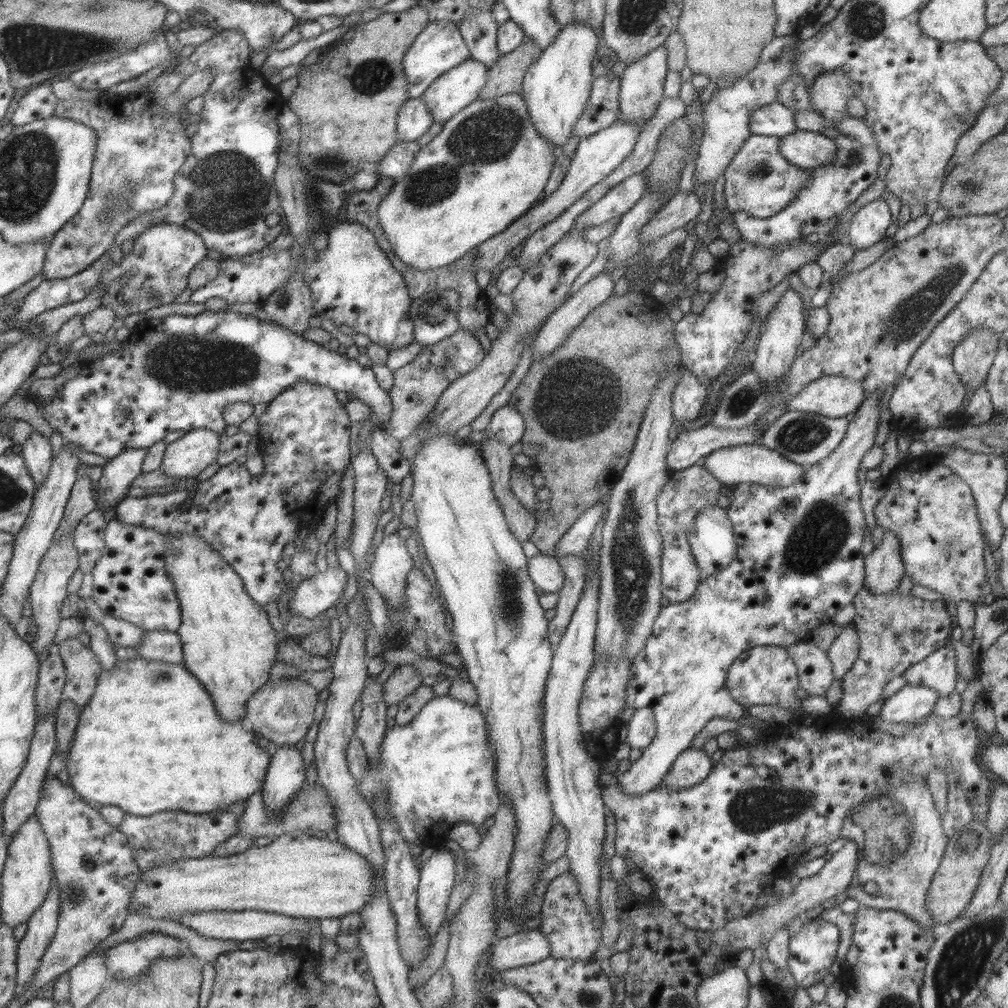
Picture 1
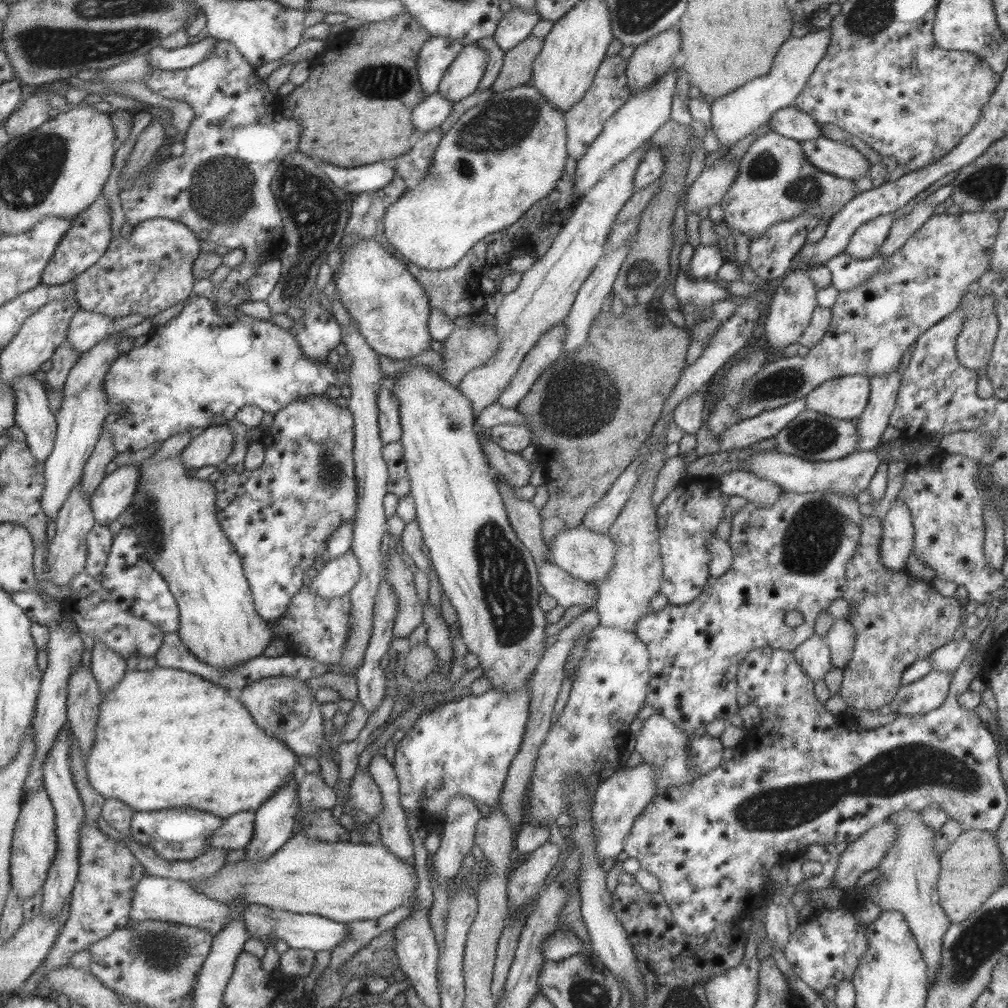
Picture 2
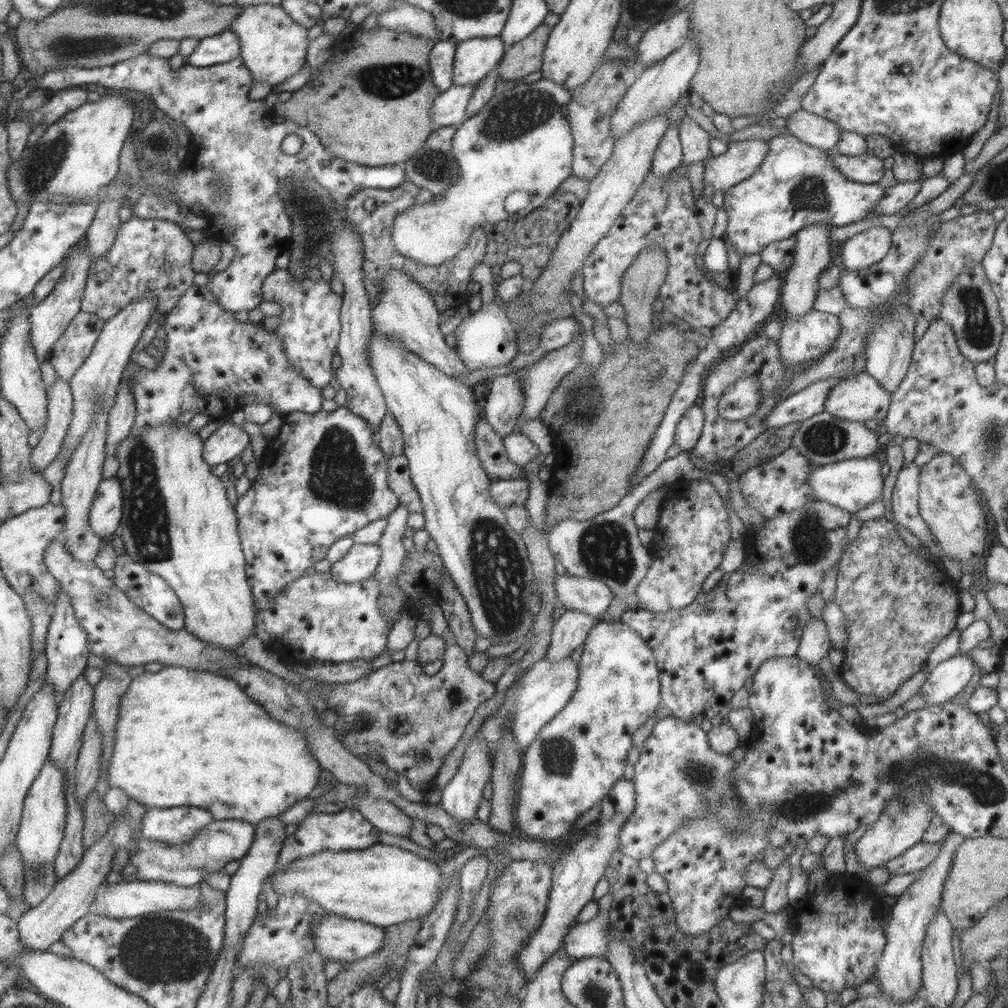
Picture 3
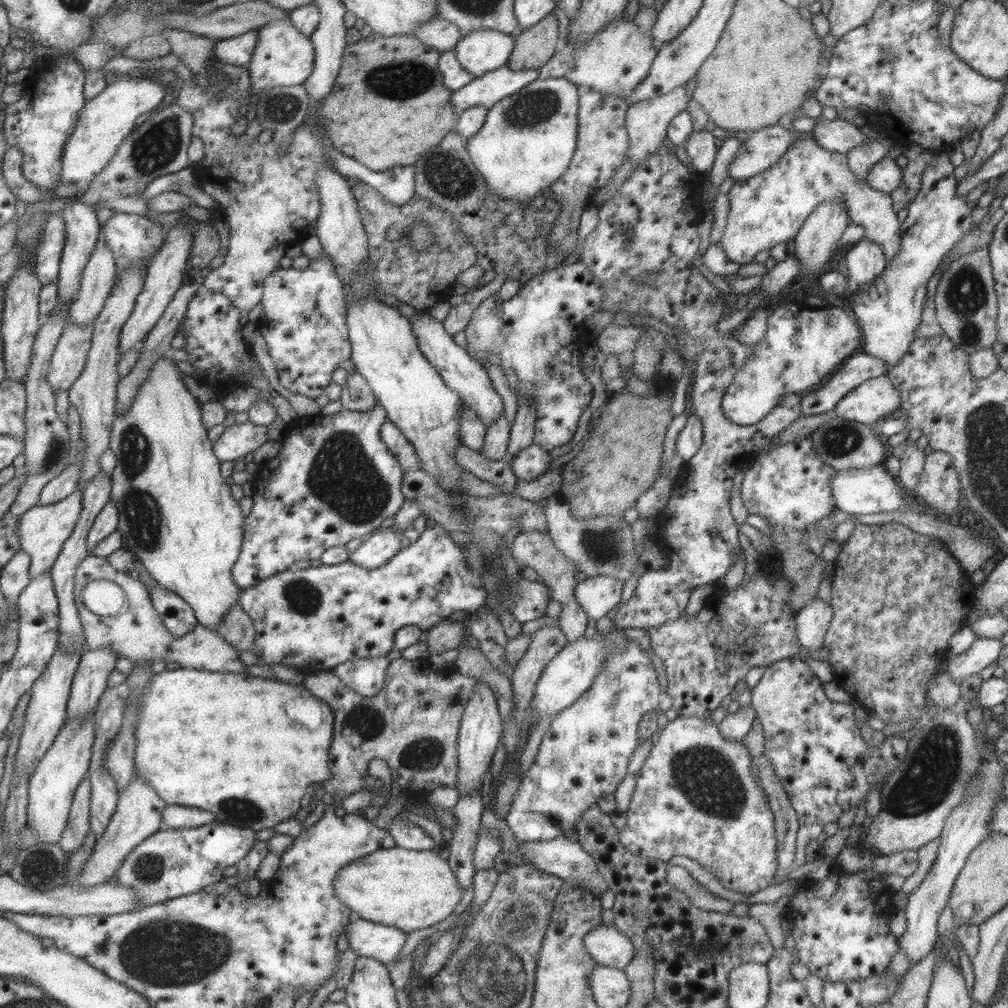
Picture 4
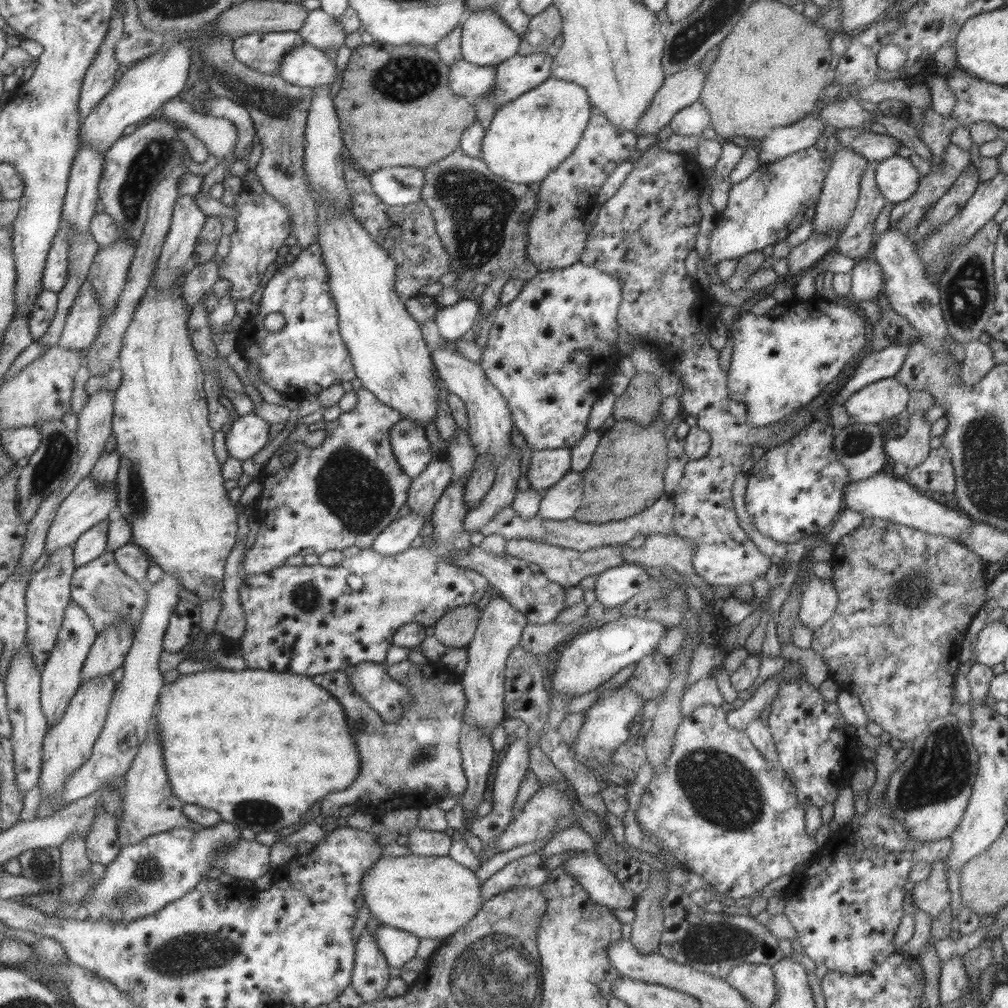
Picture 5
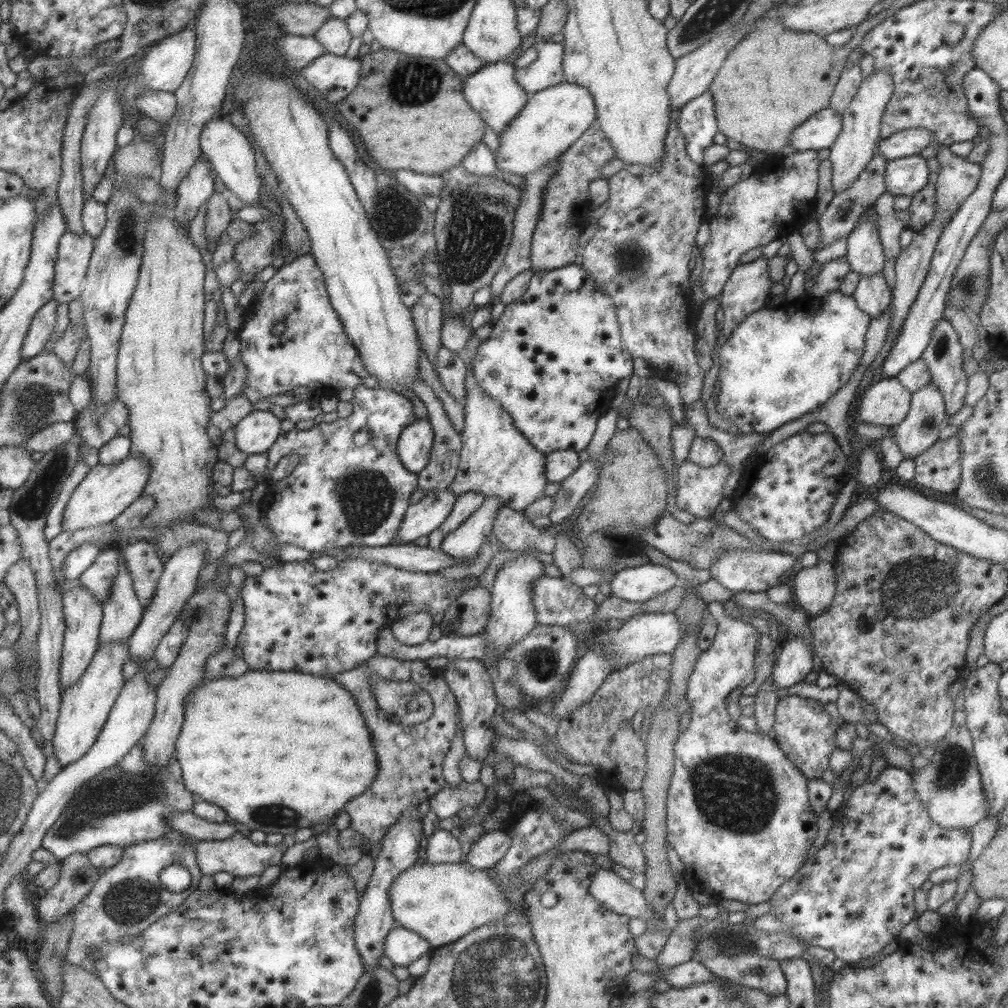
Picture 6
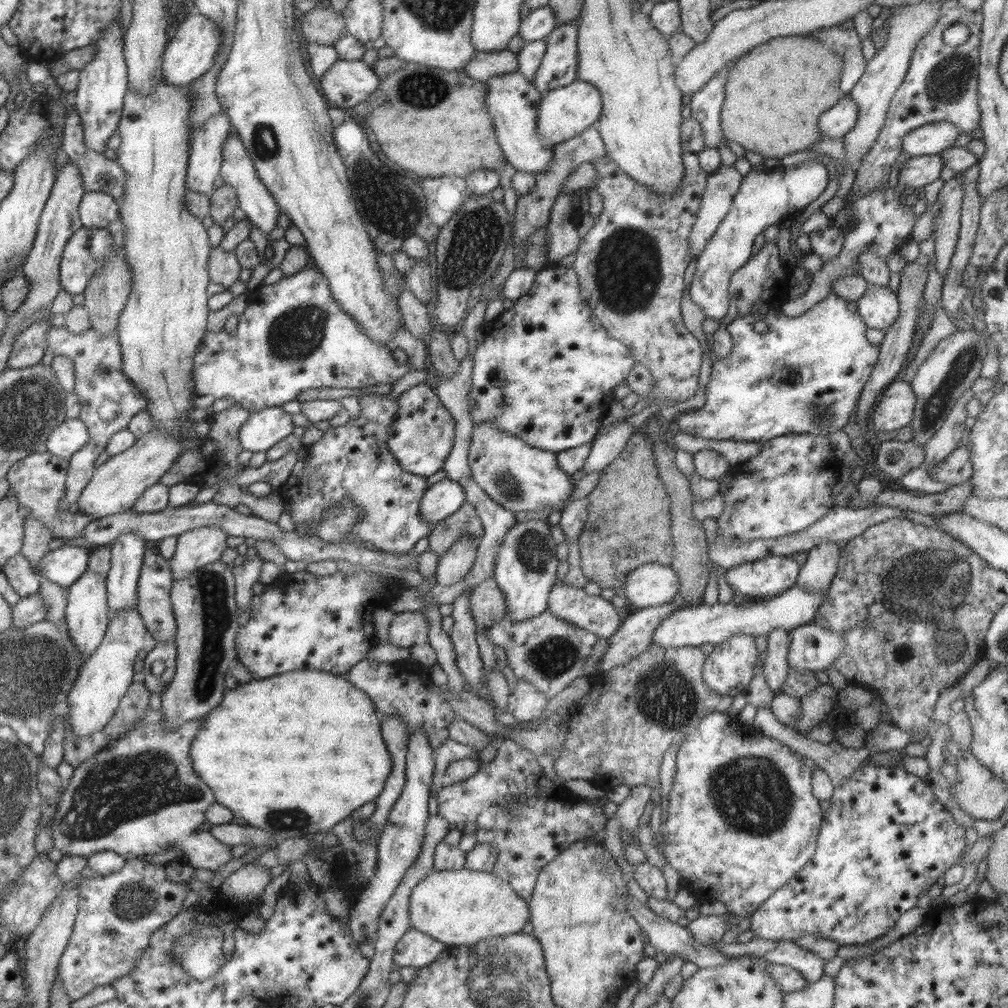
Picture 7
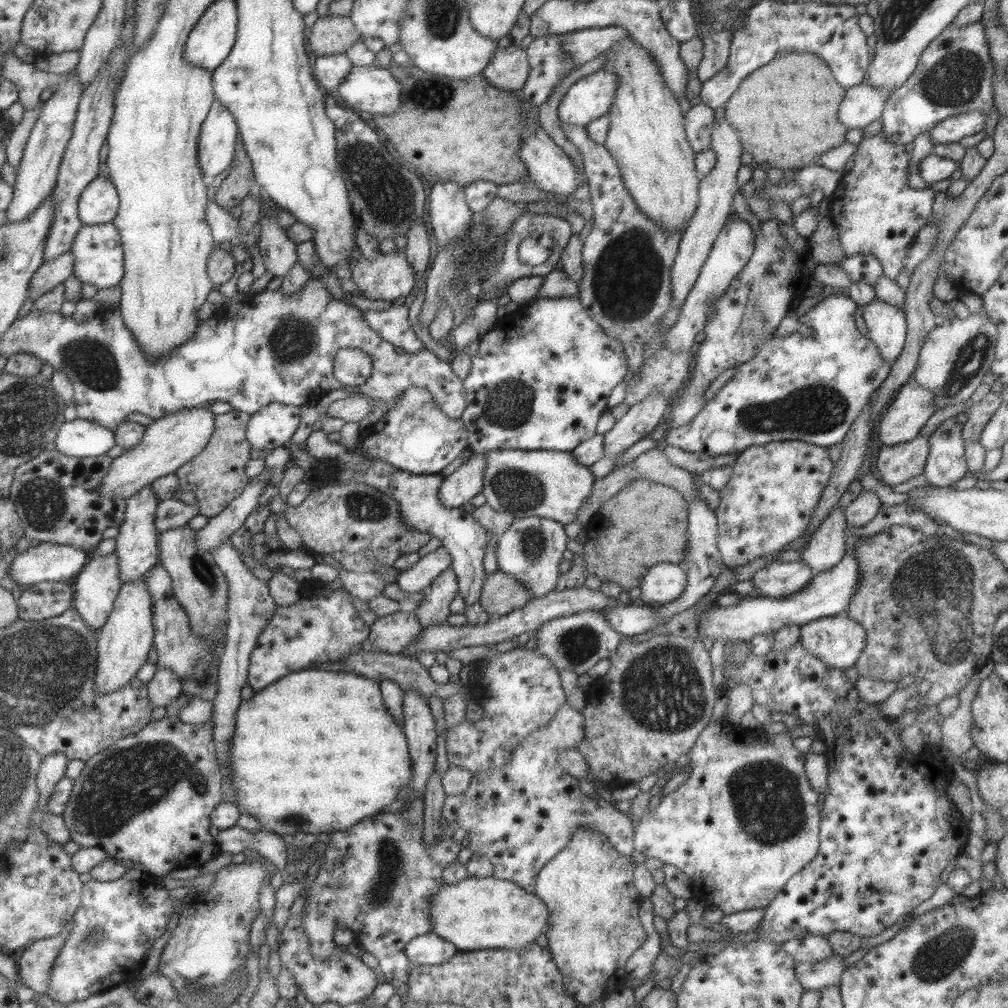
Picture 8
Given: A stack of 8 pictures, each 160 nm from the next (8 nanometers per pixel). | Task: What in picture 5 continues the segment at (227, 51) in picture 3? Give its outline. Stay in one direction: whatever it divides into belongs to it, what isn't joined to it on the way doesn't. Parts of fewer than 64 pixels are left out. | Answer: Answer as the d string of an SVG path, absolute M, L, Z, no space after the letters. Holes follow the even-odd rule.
M297 31L243 34L232 40L233 57L252 70L277 76L283 53L302 42Z

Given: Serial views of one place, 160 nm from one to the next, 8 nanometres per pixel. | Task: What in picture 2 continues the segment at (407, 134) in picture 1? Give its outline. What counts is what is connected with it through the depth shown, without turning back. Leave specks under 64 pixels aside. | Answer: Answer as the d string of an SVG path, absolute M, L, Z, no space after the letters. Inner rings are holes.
M439 93L428 95L411 110L413 129L421 134L438 129L453 110L453 104Z

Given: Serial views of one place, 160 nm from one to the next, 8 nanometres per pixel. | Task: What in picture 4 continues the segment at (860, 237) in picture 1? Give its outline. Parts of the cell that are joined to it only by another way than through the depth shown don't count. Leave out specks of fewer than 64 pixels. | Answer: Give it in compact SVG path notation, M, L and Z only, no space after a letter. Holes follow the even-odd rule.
M865 236L845 252L848 277L859 287L869 284L885 265L886 258L883 247Z

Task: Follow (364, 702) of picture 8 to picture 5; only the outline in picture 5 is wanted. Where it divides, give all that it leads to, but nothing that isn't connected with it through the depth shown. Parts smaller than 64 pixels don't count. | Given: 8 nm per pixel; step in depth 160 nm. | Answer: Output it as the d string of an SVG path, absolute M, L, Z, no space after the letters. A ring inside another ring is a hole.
M203 670L195 674L179 675L168 684L167 691L159 693L159 711L155 716L154 732L160 744L165 774L173 794L184 804L193 804L200 808L215 811L222 821L234 824L240 829L248 828L254 833L275 832L290 824L299 822L302 816L310 810L311 805L323 794L347 788L357 776L359 770L358 752L350 728L345 726L341 705L324 688L317 686L307 676L295 675L287 672L263 670Z

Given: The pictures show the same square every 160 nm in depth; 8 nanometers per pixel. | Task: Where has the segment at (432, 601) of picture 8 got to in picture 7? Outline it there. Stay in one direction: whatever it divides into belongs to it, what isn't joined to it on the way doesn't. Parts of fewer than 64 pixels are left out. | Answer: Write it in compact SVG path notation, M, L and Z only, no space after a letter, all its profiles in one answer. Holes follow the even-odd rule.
M466 534L451 544L451 548L437 562L436 584L455 585L467 575L475 561L478 539Z

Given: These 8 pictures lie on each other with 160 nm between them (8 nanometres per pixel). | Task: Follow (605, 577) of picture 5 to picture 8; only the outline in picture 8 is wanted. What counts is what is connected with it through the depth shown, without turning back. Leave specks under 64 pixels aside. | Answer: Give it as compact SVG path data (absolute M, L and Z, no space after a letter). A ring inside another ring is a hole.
M659 562L643 574L638 584L639 598L644 603L669 603L679 597L686 584L686 572L680 564Z

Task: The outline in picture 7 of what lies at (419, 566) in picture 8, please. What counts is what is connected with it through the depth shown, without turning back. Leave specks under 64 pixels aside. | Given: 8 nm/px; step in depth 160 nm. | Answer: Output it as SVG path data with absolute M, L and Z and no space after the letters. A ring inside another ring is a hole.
M465 501L453 514L434 523L427 539L428 550L435 554L437 560L451 548L451 544L461 537L461 534L473 535L475 538L483 534L483 526L475 509Z

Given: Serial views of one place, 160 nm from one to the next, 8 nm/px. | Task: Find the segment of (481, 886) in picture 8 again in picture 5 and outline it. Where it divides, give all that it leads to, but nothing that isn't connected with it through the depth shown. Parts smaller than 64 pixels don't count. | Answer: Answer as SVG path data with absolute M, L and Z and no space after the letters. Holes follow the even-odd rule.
M413 853L402 856L379 857L360 876L361 898L369 909L370 918L385 926L403 930L418 939L430 938L445 940L462 924L465 924L481 906L479 881L474 871L445 856L419 856Z

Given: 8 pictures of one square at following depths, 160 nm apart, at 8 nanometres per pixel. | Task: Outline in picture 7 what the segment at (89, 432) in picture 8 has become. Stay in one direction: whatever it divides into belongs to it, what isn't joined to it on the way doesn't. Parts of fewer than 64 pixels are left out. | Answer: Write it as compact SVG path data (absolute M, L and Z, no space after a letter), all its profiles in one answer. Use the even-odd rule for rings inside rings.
M65 419L46 436L44 447L59 458L68 459L88 439L87 427L77 419Z

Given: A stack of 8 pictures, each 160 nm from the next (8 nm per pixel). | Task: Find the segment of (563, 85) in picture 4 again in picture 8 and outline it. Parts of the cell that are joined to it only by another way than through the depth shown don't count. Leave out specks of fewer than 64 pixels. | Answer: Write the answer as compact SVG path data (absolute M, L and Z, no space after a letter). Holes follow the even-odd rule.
M603 70L577 80L557 106L559 123L585 127L608 113L617 84L617 75Z

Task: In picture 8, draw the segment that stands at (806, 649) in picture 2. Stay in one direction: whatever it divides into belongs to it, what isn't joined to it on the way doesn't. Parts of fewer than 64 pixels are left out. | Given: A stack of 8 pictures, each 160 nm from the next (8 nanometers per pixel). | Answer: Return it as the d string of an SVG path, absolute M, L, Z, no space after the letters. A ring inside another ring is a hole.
M833 508L811 533L807 546L800 552L800 560L811 573L827 571L840 562L845 554L845 524L844 512Z

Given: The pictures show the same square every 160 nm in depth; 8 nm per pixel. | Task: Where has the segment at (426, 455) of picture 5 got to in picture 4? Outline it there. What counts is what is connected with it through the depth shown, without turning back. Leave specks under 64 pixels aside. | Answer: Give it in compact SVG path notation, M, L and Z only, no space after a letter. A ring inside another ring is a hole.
M385 419L385 422L380 424L379 434L389 452L398 460L403 473L420 468L413 447L392 422Z

